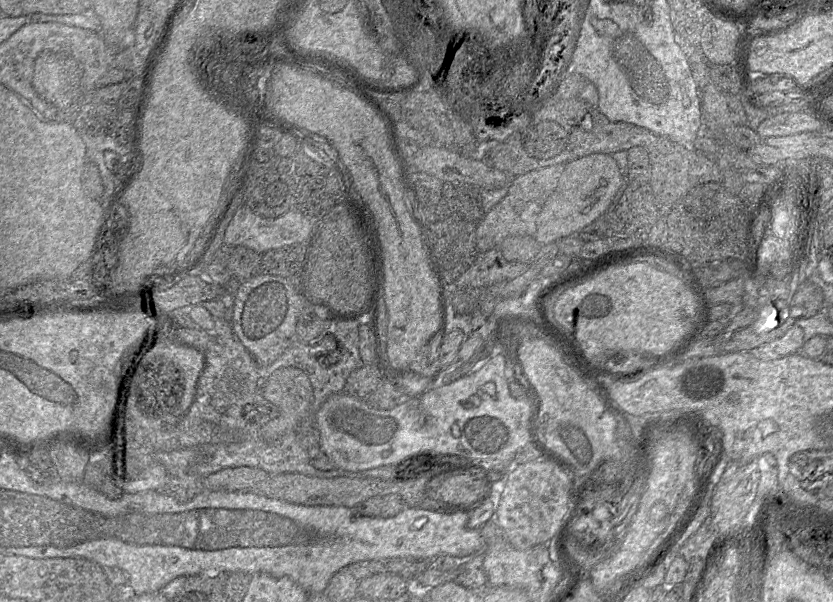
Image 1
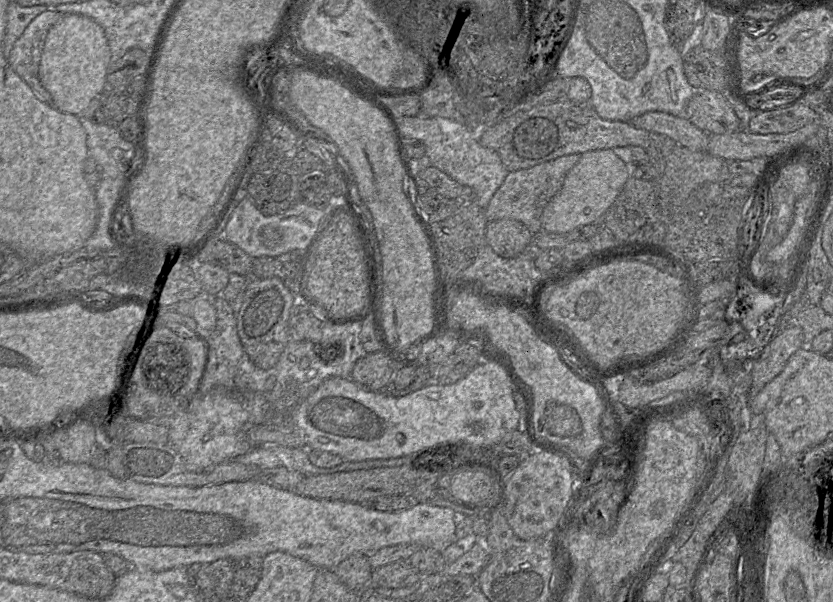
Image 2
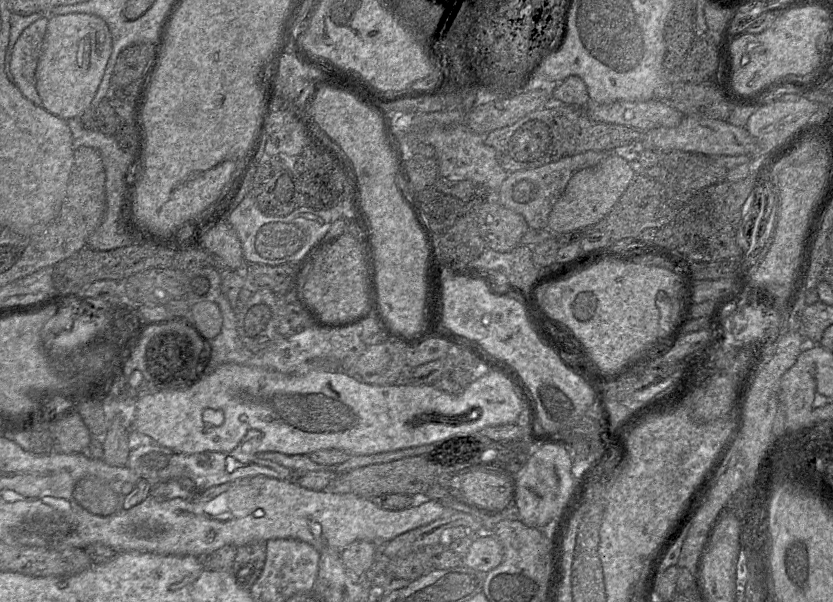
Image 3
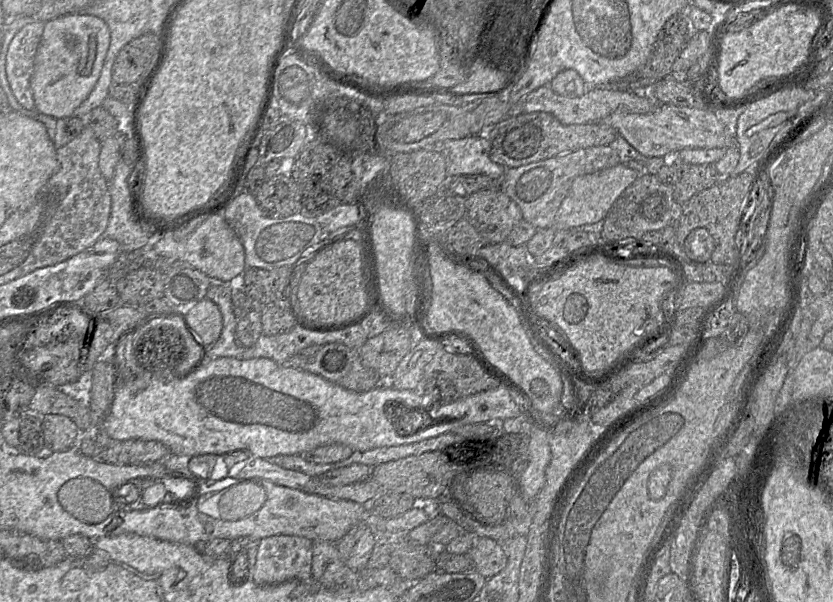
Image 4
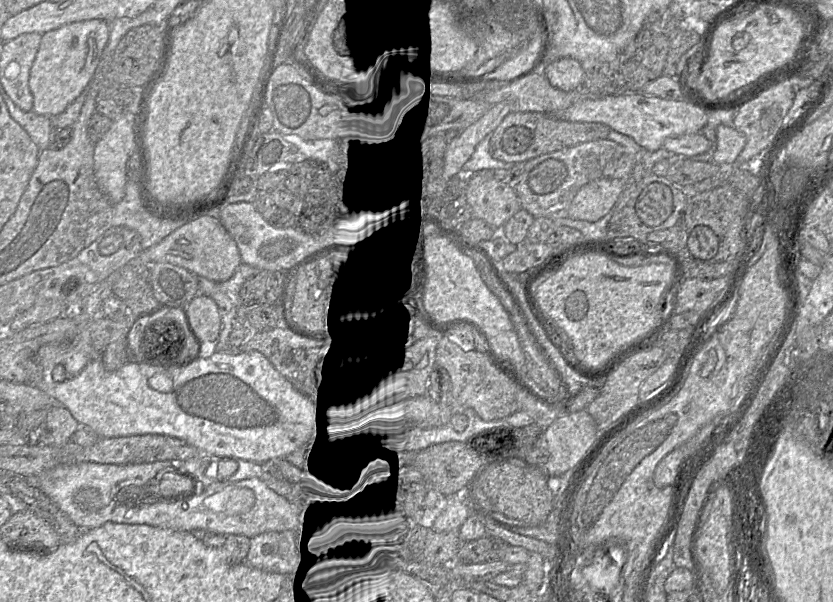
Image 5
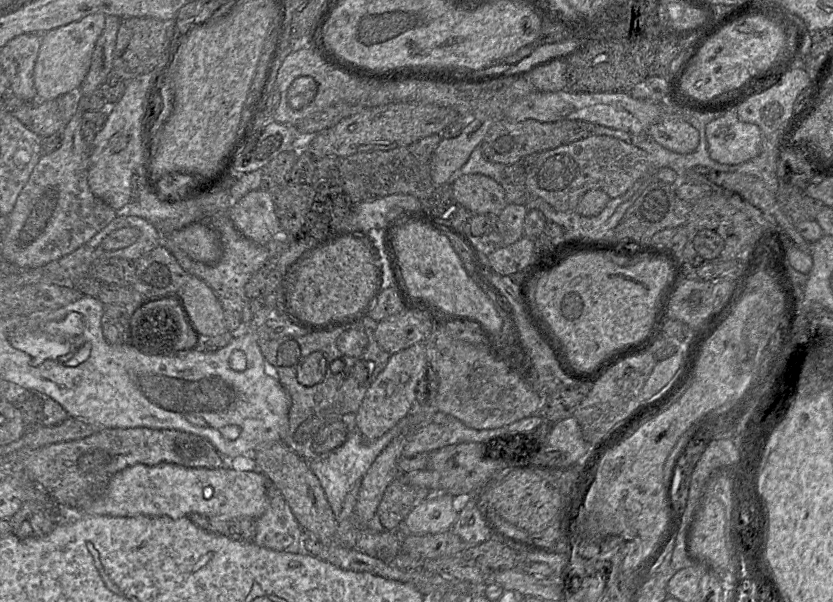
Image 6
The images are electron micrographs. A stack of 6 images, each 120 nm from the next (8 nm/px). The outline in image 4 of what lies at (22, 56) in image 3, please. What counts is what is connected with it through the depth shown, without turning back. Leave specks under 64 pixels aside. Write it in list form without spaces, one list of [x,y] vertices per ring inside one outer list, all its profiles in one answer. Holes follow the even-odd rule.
[[[35,21],[25,25],[11,40],[6,54],[8,82],[16,100],[26,110],[35,109],[31,76],[45,23]]]

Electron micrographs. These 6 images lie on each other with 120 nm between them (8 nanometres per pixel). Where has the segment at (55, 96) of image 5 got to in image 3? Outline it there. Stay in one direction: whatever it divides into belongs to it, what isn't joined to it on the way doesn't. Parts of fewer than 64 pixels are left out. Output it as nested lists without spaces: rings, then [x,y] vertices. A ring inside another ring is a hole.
[[[71,13],[49,18],[35,73],[42,107],[64,120],[81,116],[98,90],[111,51],[110,30],[99,16]]]

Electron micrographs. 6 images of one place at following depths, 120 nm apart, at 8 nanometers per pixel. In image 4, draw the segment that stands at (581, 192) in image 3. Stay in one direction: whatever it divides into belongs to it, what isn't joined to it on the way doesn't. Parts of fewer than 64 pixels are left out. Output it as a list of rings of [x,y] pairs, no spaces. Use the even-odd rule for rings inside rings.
[[[623,163],[592,174],[576,177],[558,208],[553,228],[555,230],[569,229],[581,225],[594,224],[604,219],[618,197],[637,178],[638,173]]]

